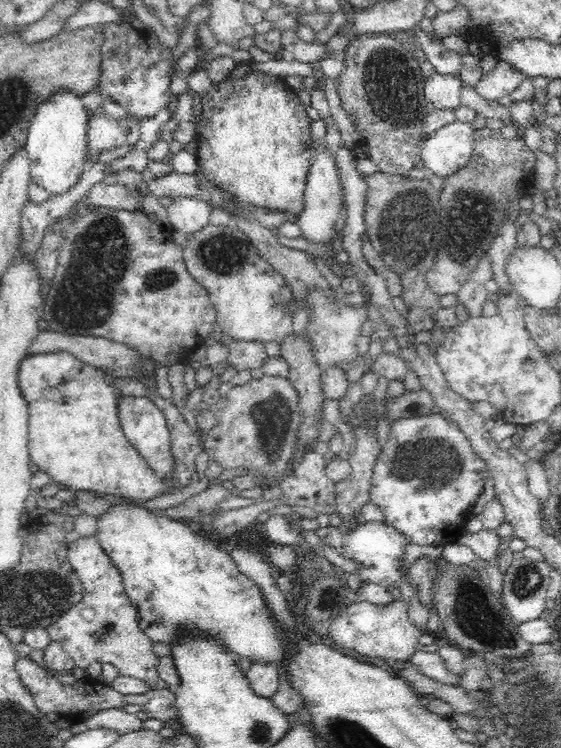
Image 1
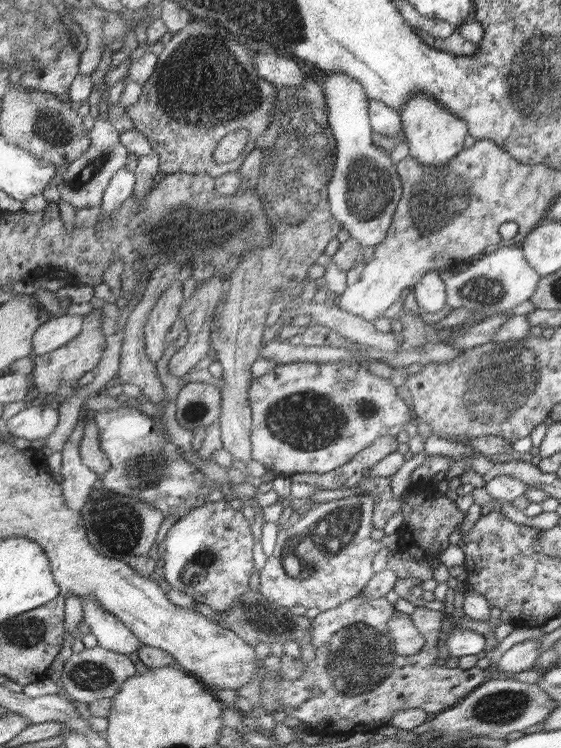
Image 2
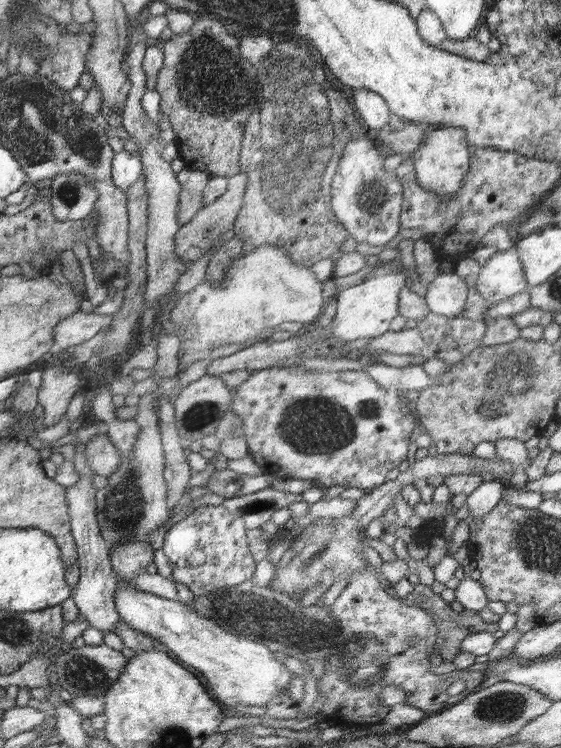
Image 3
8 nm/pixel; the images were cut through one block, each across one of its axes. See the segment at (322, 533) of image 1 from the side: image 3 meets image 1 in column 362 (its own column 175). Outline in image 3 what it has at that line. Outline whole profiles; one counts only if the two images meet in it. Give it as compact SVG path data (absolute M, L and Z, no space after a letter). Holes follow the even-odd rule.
M224 505L196 508L170 527L164 536L162 550L172 568L169 578L188 587L196 598L251 580L258 564L250 552L247 531L244 520L234 516Z

